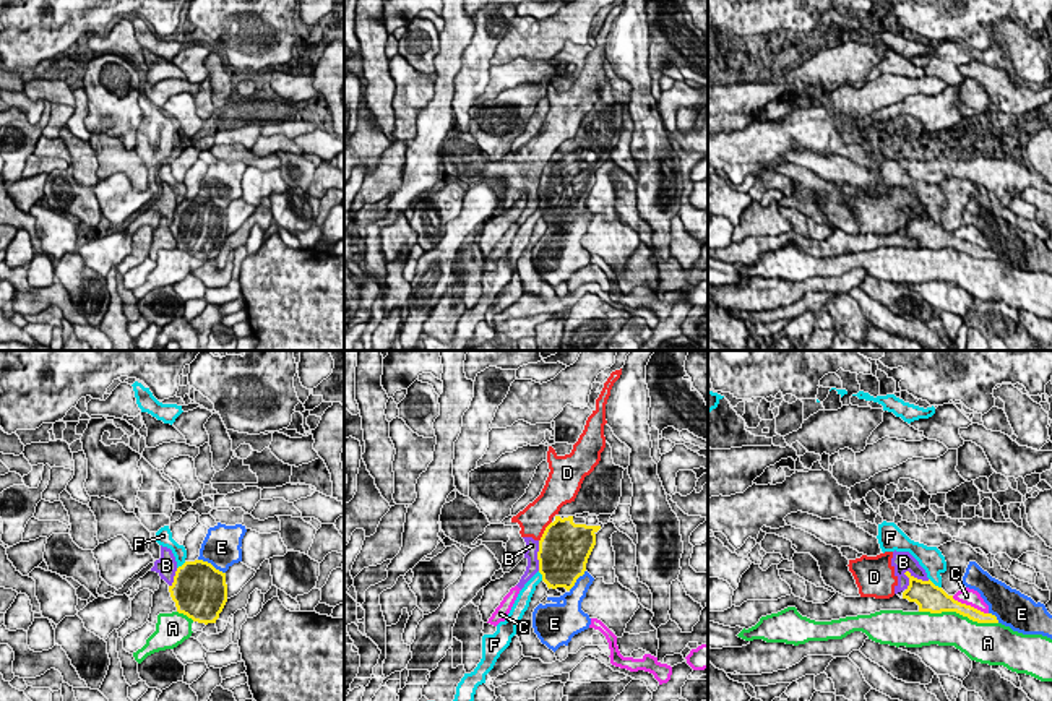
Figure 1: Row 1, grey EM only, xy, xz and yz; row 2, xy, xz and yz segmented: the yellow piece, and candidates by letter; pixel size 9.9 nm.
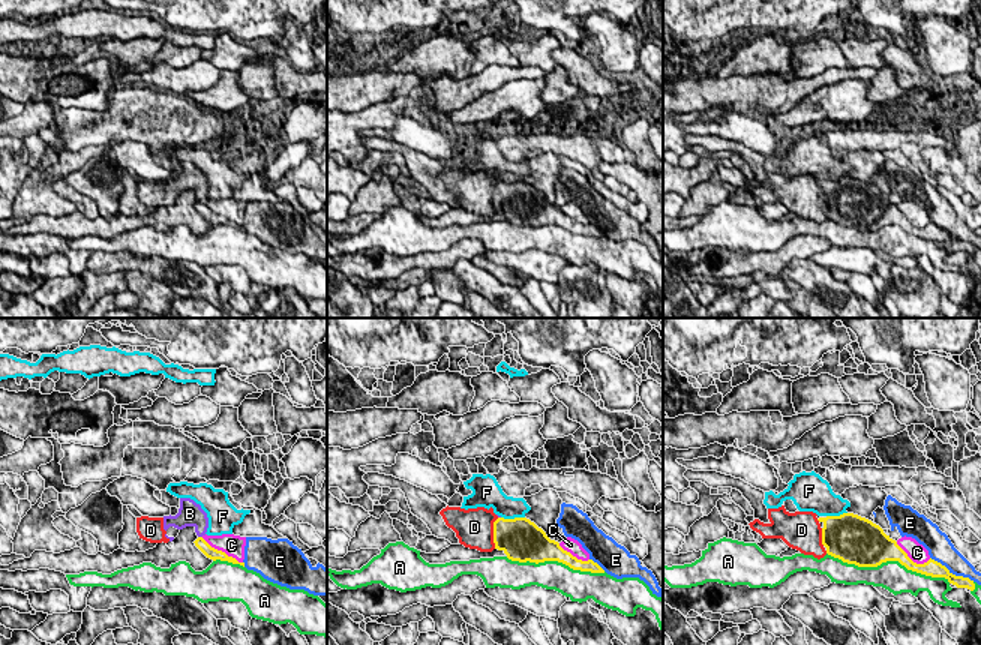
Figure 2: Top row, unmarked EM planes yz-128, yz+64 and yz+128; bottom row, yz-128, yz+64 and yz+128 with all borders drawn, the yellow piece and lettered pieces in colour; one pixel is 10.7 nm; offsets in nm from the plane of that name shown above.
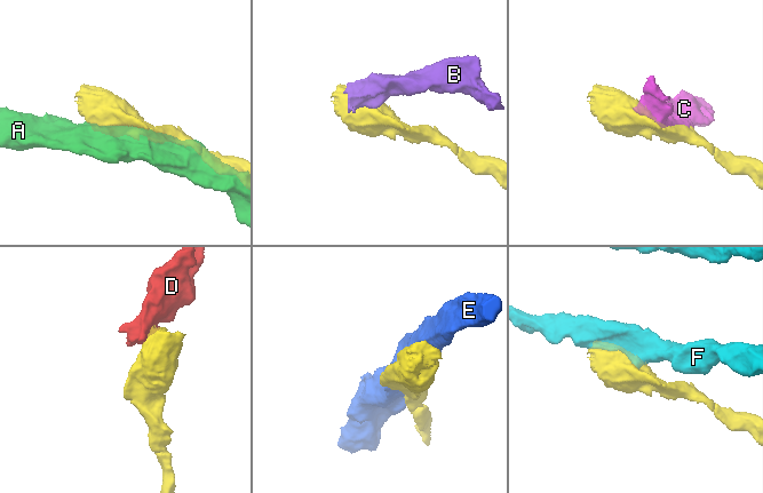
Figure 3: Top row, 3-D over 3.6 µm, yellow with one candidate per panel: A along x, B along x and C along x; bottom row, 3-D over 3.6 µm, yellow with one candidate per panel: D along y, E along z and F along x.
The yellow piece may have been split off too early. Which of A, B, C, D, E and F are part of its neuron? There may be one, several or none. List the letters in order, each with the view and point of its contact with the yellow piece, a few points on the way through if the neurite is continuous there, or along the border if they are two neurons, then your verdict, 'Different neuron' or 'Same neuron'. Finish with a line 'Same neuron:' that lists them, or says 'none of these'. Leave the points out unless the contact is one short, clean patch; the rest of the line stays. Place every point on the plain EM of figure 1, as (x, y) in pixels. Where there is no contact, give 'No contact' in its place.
A: Touches yellow at yz (958, 249). Different neuron
B: Touches yellow at yz (916, 215). Different neuron
C: Touches yellow at yz (970, 242). Different neuron
D: Touches yellow at xz (544, 167). Boundary: xz (551, 158), (539, 177). Different neuron
E: Touches yellow at xy (210, 200). Different neuron
F: Touches yellow at yz (934, 221). Different neuron
Same neuron: none of these

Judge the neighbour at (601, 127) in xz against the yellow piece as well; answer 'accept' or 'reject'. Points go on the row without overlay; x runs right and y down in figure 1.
accept

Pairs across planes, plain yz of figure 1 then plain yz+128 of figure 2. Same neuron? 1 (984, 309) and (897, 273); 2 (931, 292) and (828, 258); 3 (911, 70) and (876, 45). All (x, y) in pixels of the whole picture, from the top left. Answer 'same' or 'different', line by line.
1: same
2: same
3: different

